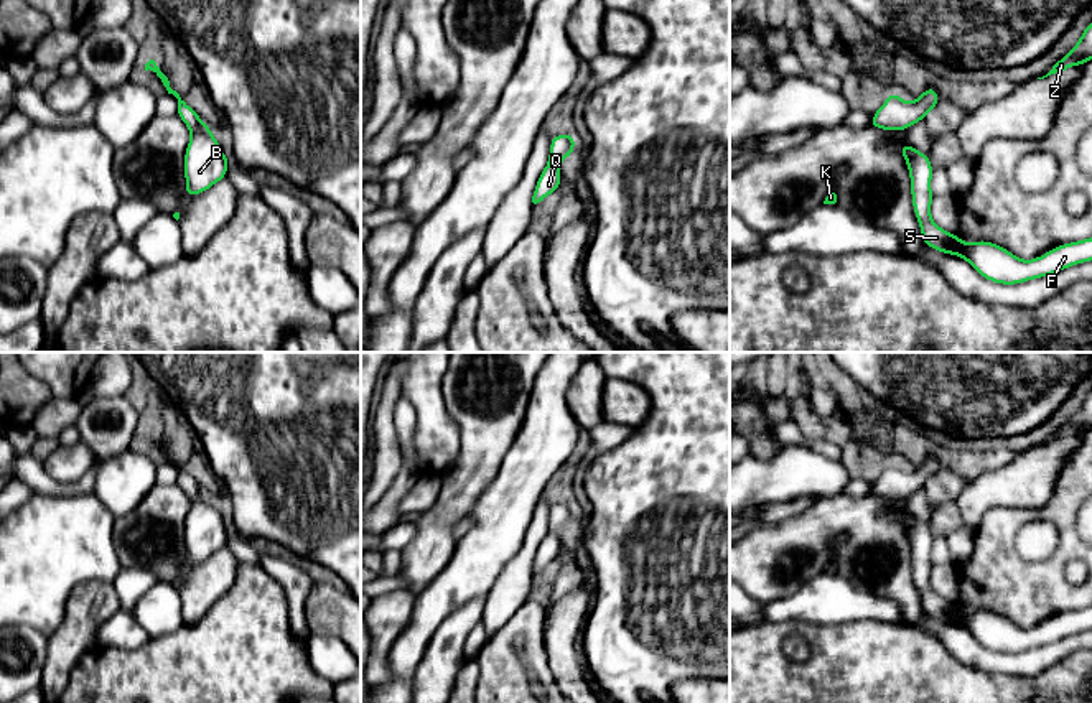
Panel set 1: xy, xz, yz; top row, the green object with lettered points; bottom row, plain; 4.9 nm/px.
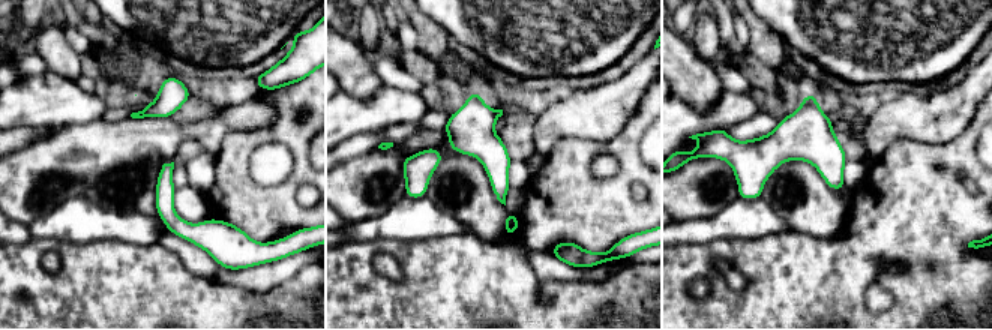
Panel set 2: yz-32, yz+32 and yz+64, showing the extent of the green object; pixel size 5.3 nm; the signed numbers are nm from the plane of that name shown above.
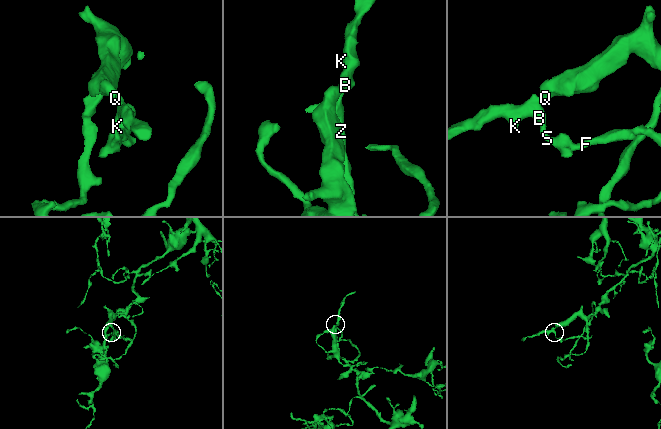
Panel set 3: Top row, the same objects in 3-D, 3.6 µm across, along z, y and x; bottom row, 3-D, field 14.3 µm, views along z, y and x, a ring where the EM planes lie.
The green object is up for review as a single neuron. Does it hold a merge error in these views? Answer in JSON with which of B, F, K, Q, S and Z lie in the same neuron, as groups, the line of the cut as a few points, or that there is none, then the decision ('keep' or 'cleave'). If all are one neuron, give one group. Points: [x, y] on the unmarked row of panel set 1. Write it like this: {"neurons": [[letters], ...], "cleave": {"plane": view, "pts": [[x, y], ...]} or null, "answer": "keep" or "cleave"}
{"neurons": [["B", "F", "K", "Q", "S", "Z"]], "cleave": null, "answer": "keep"}

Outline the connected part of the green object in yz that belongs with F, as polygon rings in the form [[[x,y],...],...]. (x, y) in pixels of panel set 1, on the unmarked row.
[[[901,512],[899,522],[908,532],[912,576],[921,594],[922,612],[937,621],[964,627],[985,649],[1001,654],[1018,654],[1092,629],[1092,606],[1057,614],[1033,629],[1021,629],[1003,614],[992,612],[990,609],[965,612],[959,604],[939,596],[931,586],[934,566],[931,548],[934,537],[929,524],[912,517],[909,512]]]

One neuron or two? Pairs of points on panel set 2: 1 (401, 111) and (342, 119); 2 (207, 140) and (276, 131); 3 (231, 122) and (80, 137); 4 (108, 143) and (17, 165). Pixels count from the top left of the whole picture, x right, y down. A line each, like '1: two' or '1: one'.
1: one
2: two
3: one
4: one

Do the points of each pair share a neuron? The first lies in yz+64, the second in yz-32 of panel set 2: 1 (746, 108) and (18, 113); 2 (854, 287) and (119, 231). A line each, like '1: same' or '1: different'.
1: same
2: different

